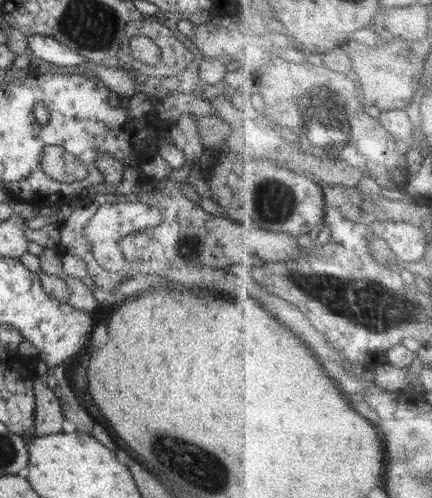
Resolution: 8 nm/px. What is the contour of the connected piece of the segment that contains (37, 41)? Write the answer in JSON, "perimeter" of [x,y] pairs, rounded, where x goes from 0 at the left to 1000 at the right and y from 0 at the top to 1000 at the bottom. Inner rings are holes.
{"perimeter":[[[72,68],[63,76],[63,86],[83,116],[97,116],[97,120],[116,124],[116,129],[130,129],[130,133],[174,135],[204,122],[192,112],[167,104],[157,92],[148,92],[125,74]]]}

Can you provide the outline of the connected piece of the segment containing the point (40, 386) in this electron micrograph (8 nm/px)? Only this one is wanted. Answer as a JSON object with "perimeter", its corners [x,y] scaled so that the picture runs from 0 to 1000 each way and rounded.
{"perimeter":[[[83,759],[79,763],[76,791],[83,791],[79,821],[83,871],[144,869],[144,851],[150,843],[146,817],[123,783],[106,775],[106,761]]]}

